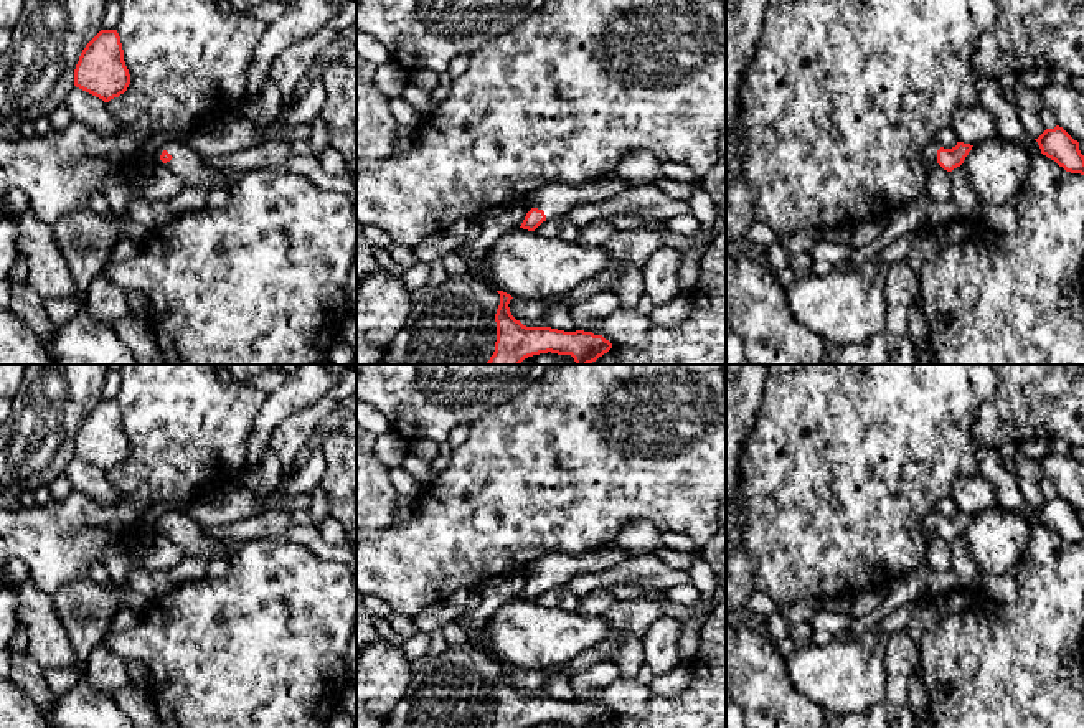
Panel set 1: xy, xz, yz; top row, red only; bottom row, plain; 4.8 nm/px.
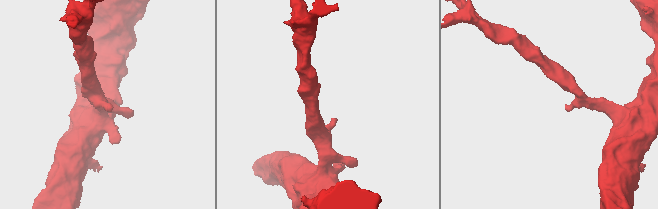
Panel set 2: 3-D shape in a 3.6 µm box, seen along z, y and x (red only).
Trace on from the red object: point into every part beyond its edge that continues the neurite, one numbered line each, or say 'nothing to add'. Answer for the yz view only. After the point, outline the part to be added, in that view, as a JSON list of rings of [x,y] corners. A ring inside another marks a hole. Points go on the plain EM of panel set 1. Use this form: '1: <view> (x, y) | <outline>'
1: yz (929, 524) | [[[932,512],[929,513],[927,517],[922,518],[921,522],[921,532],[924,535],[924,538],[927,541],[932,541],[936,538],[942,538],[939,533],[937,533],[937,520],[940,518],[940,515],[937,512]]]

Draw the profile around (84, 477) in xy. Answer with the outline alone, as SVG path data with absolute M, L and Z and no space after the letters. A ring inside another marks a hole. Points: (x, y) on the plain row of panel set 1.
M76 456L68 464L66 477L76 490L87 494L102 507L111 507L120 502L120 494L107 479L107 474Z

